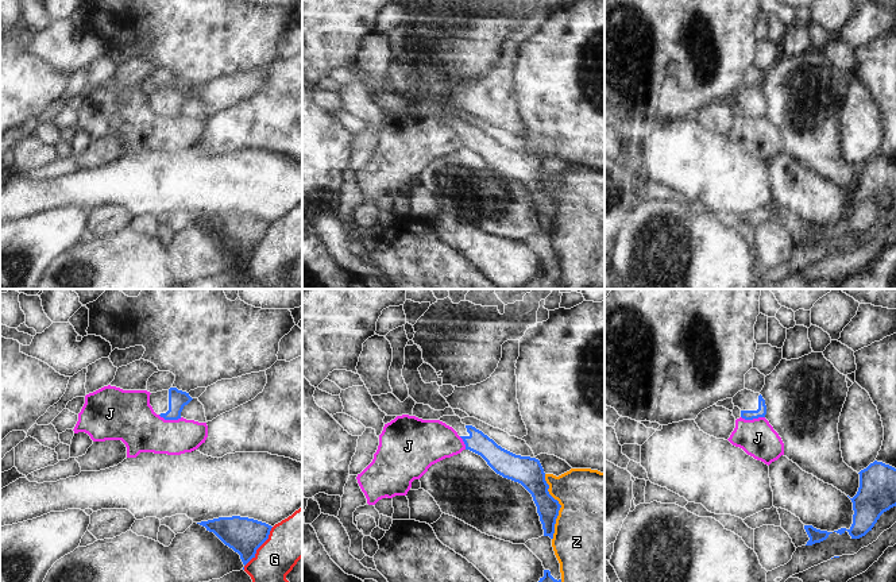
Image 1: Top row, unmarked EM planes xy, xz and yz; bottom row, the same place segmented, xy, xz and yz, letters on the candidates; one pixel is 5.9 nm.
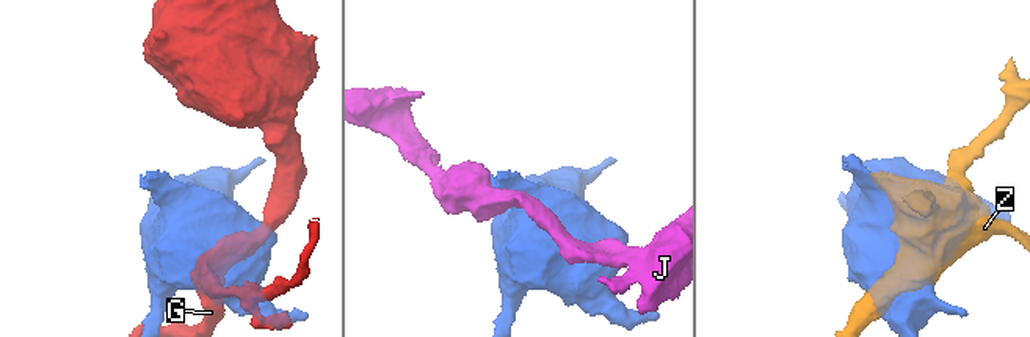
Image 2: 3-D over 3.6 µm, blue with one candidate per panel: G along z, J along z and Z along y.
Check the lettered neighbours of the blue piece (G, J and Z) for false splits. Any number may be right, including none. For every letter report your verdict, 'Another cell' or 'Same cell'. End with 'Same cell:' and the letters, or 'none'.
G: Another cell
J: Another cell
Z: Another cell
Same cell: none.

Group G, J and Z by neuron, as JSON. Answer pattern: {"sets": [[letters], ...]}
{"sets": [["G"], ["J"], ["Z"]]}

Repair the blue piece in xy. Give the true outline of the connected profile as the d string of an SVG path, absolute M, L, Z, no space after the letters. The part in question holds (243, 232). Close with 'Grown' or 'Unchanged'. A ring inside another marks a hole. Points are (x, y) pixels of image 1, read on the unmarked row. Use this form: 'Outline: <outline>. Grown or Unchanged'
Outline: M240 213L219 215L197 220L213 230L225 243L240 253L246 263L256 247L269 236L271 223Z. Unchanged.

